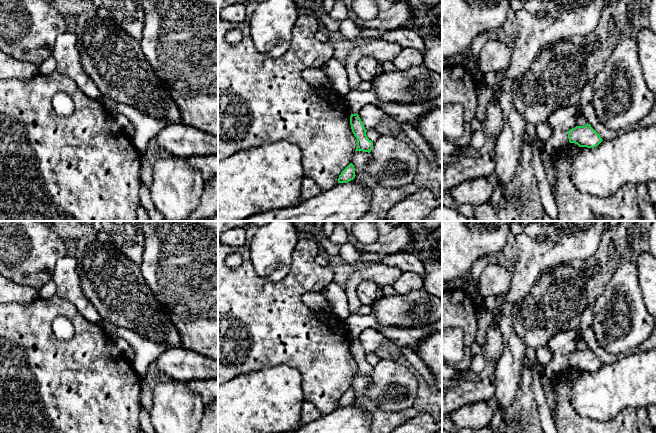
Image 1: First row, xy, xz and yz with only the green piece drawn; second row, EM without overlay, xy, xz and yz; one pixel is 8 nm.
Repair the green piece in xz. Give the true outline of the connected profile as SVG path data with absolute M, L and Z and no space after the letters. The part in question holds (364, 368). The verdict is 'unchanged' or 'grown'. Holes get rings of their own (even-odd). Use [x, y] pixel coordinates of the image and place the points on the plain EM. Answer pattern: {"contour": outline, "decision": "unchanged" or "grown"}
{"contour": "M351 338L350 349L354 360L357 363L357 371L355 375L363 375L370 377L373 372L373 366L368 363L365 353L358 338Z", "decision": "unchanged"}

